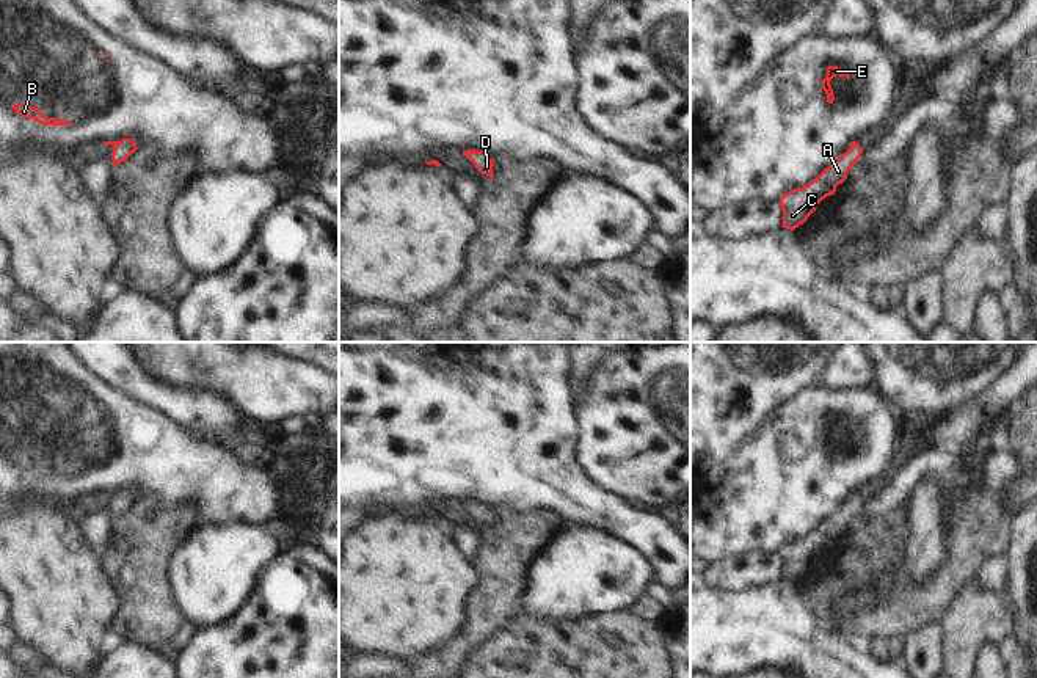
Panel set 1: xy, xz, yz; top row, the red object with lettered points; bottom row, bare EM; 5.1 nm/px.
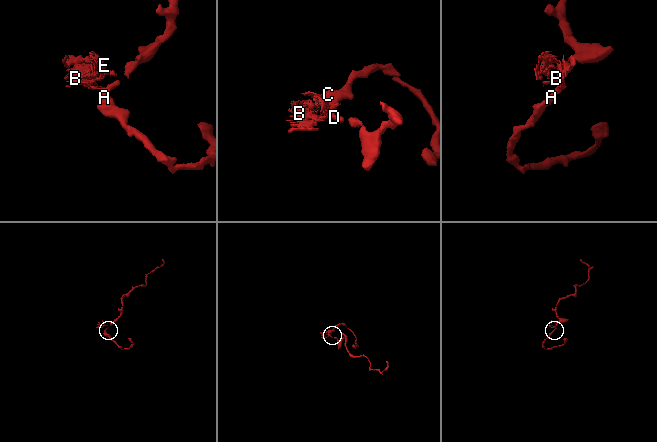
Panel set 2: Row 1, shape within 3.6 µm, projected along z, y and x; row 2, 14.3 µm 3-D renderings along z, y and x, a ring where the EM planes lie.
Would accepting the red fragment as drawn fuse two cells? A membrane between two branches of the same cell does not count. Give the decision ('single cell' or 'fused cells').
fused cells

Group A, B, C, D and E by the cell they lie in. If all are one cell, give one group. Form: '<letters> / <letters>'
A C D / B E

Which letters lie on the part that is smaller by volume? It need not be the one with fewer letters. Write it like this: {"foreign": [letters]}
{"foreign": ["B", "E"]}

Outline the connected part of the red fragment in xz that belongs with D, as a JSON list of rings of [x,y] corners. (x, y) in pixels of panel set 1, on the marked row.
[[[469,151],[468,155],[466,155],[472,163],[474,166],[482,173],[482,174],[488,174],[491,179],[494,177],[493,174],[493,160],[488,157],[486,152],[483,151]]]

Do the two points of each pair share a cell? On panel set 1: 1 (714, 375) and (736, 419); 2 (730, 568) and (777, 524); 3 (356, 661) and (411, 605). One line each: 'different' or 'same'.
1: same
2: different
3: different

